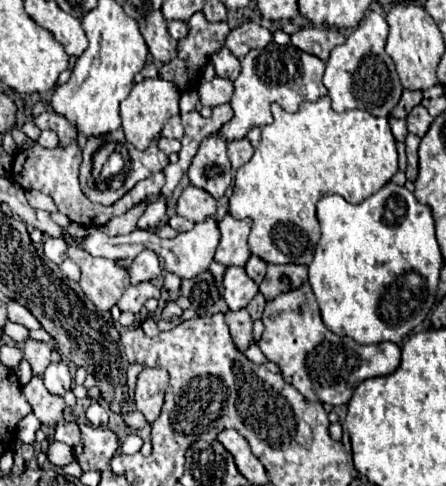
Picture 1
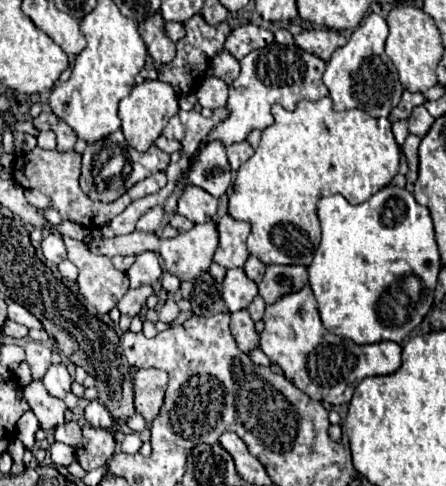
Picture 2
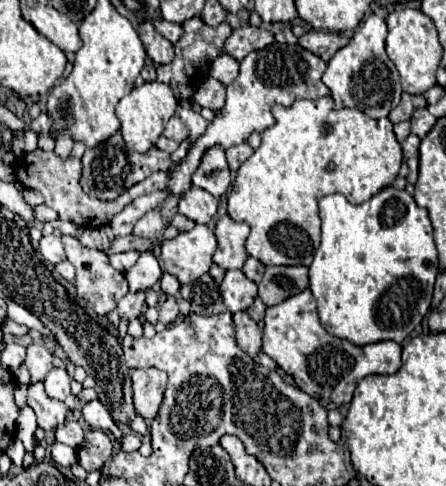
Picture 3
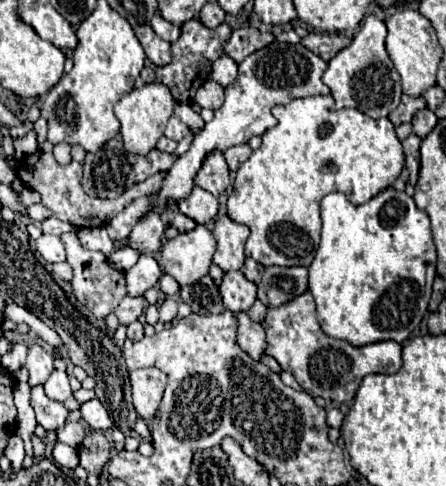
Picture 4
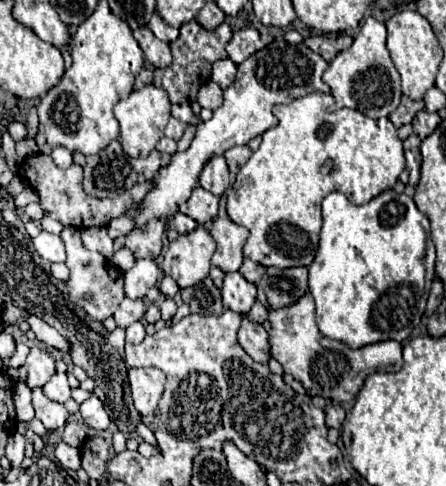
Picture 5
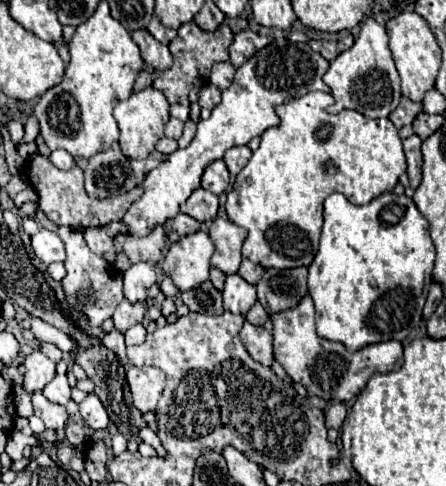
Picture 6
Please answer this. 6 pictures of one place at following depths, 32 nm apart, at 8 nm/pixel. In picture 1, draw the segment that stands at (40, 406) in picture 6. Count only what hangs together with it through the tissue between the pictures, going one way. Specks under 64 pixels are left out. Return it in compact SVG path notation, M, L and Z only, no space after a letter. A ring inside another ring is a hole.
M40 376L32 378L24 386L24 396L32 406L32 412L44 426L56 426L62 420L62 412L66 408L64 400L60 396L54 396L46 390Z

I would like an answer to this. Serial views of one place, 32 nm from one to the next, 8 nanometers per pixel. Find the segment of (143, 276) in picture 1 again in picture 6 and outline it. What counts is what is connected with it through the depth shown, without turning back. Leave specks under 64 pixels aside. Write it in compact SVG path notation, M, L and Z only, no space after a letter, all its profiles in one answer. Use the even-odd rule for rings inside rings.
M138 262L132 268L128 268L124 274L124 298L128 302L144 302L148 298L148 288L156 282L154 266L148 262Z

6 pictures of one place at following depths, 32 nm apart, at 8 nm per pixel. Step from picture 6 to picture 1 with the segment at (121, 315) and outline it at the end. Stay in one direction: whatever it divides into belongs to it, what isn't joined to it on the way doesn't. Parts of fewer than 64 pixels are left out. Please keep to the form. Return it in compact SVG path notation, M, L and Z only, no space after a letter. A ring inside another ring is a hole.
M142 282L138 286L130 286L124 296L120 298L118 302L118 308L122 312L132 312L132 314L138 314L140 308L144 306L144 302L148 298L160 298L160 290L152 284L152 282Z

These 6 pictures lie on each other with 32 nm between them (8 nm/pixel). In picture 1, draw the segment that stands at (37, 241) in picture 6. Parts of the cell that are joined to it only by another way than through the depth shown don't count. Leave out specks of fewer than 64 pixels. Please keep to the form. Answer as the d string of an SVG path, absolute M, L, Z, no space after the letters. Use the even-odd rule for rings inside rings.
M48 236L46 240L44 240L44 256L48 258L48 260L52 260L54 264L62 264L64 260L66 260L66 242L64 240L60 240L60 238L52 238L52 236Z

